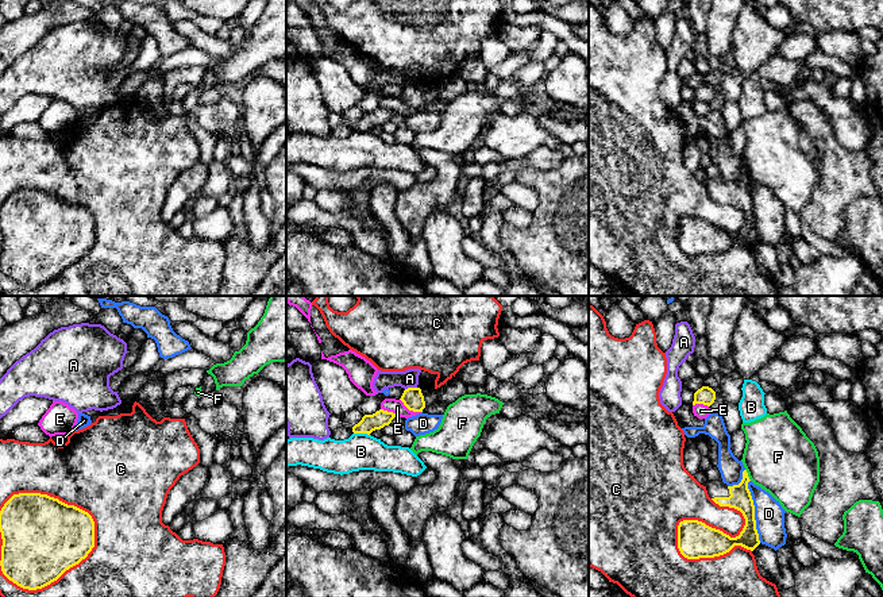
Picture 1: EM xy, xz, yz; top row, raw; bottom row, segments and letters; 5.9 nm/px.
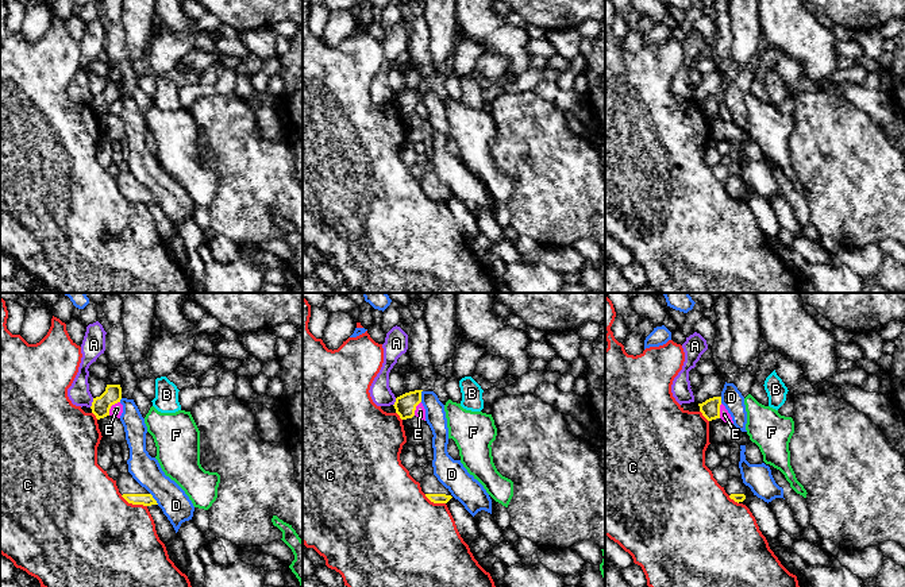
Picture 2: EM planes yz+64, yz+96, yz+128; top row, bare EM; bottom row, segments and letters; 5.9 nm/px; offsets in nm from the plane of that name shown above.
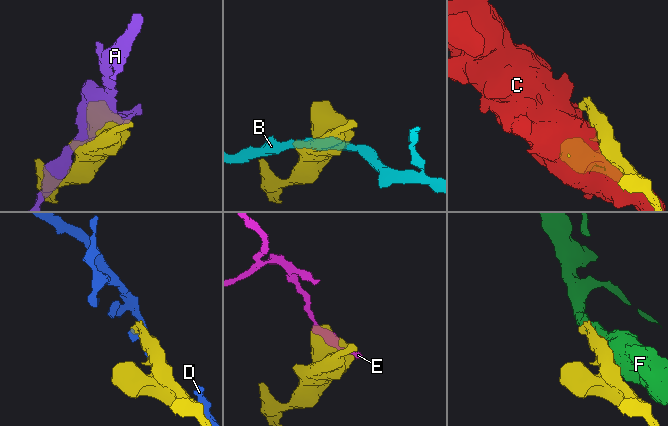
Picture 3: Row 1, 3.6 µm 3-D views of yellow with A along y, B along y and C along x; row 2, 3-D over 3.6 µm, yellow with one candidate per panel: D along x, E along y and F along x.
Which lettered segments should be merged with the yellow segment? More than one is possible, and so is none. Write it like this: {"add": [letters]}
{"add": []}

